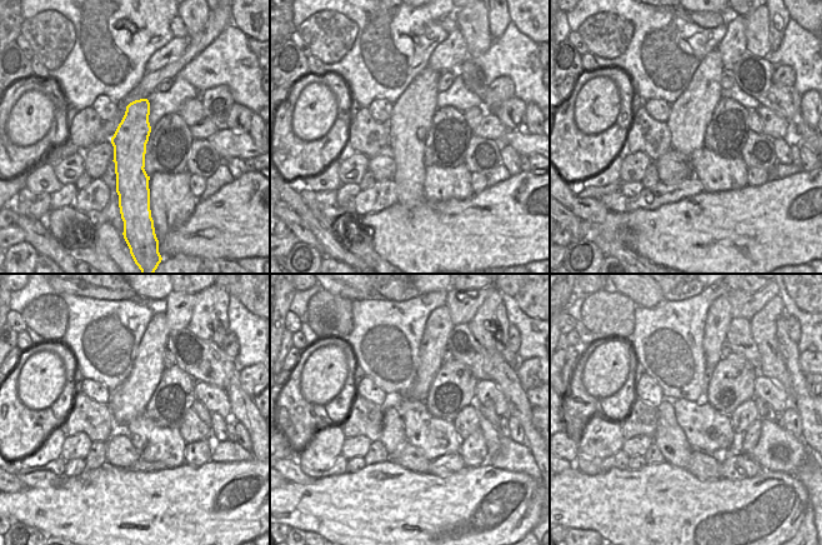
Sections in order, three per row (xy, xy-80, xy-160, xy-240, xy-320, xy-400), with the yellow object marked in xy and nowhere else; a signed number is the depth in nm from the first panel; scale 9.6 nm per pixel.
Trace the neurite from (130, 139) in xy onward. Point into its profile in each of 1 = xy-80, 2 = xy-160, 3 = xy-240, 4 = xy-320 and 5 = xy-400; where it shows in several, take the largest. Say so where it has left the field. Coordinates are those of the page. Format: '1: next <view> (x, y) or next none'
1: next xy-80 (410, 121)
2: next xy-160 (690, 115)
3: next xy-240 (128, 401)
4: next xy-320 (439, 325)
5: next xy-400 (717, 320)

